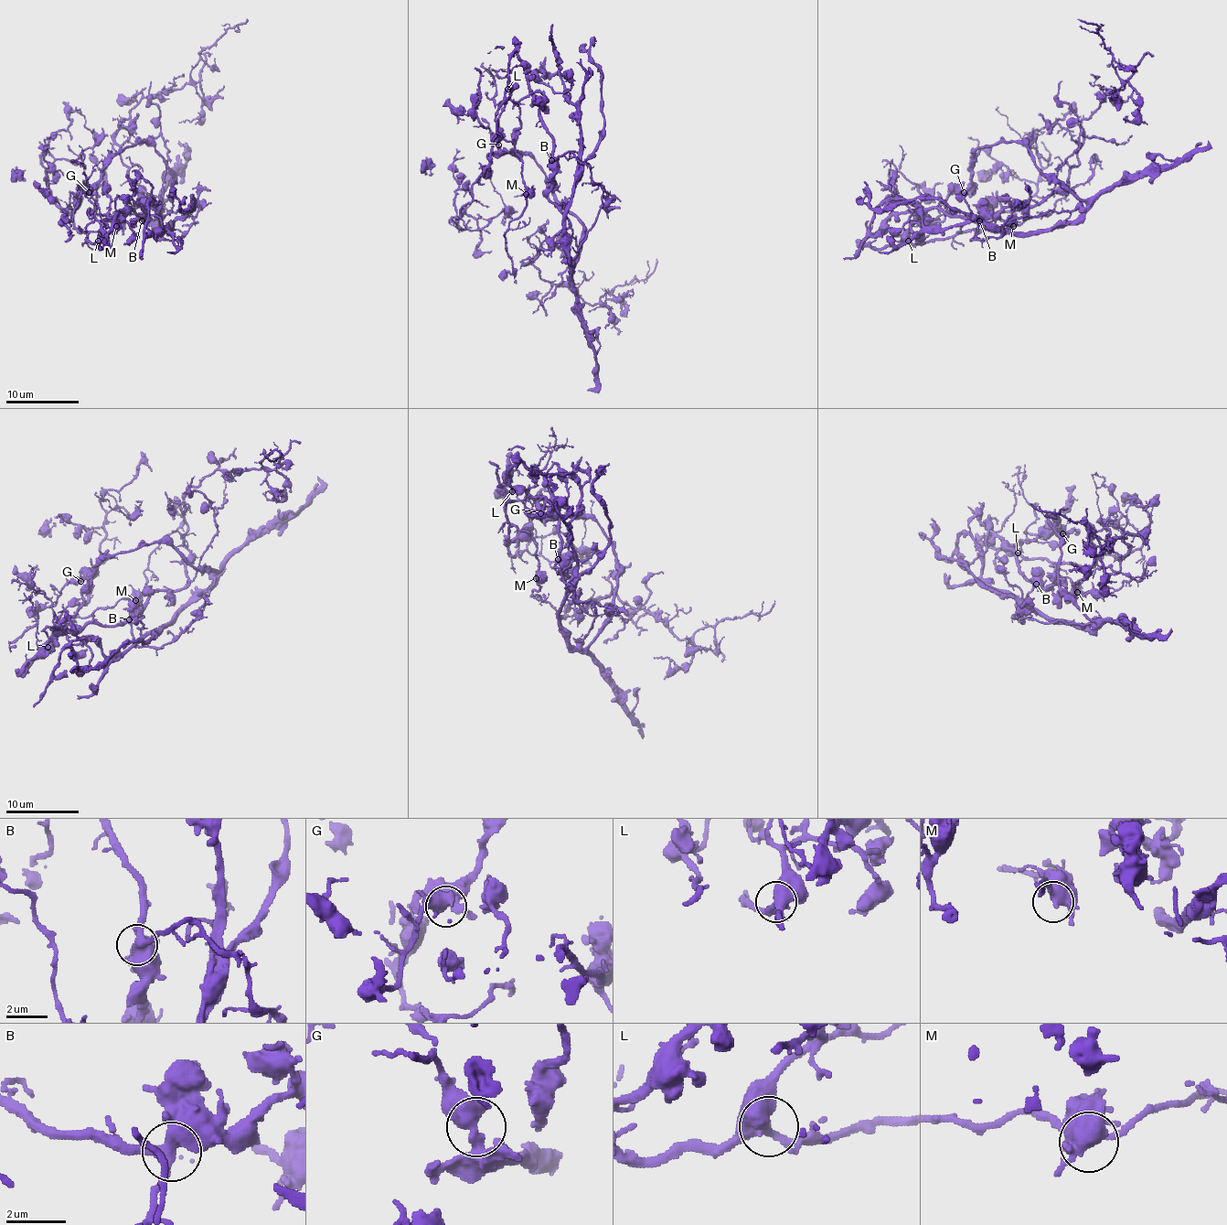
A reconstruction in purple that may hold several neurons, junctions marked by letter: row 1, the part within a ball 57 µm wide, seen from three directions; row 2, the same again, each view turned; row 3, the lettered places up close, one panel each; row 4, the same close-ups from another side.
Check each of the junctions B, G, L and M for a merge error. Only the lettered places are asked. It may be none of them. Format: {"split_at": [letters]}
{"split_at": ["G"]}

